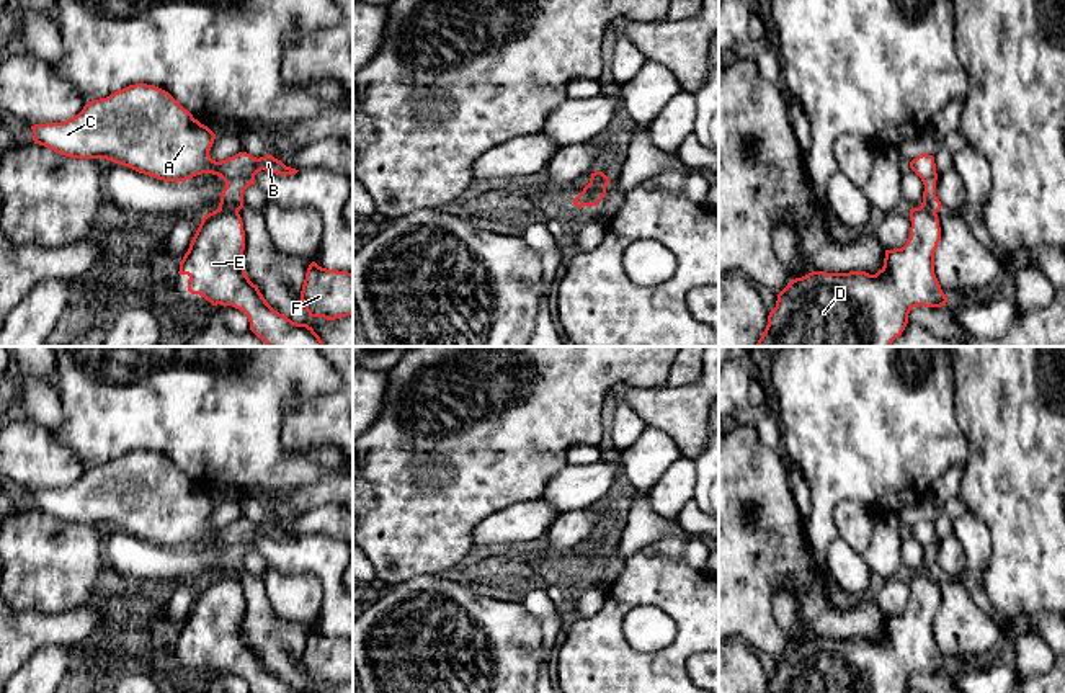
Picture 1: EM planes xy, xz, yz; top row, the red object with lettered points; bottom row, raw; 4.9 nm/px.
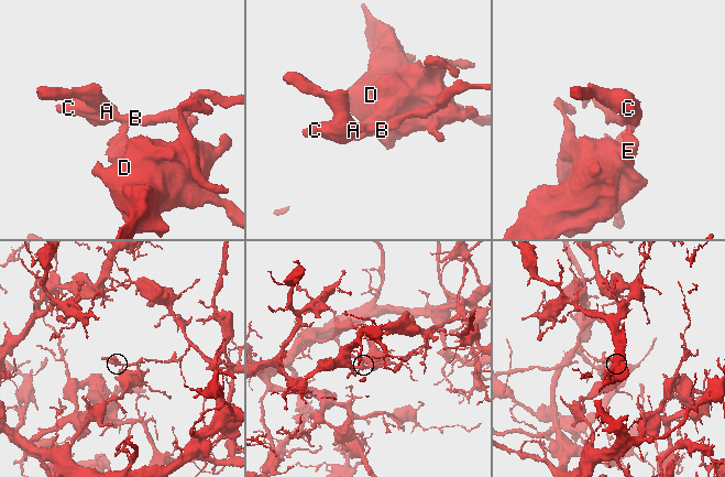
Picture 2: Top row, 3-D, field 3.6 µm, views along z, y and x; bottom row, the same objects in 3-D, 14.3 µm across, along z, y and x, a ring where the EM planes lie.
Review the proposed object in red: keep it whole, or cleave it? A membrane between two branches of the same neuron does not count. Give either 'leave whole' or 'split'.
split

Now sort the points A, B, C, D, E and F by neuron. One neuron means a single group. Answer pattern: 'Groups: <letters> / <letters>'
Groups: A B C / D E F

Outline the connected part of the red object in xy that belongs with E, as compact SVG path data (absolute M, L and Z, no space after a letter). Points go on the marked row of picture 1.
M216 209L201 224L180 262L188 275L188 291L212 306L242 311L250 330L268 346L325 346L307 324L297 324L274 311L242 265L245 230L238 211Z

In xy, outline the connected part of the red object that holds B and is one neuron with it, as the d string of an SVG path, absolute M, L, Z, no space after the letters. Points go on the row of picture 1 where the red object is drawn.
M147 83L129 85L106 98L88 101L77 116L67 121L34 124L31 129L34 144L49 147L60 155L106 159L163 181L186 181L203 173L217 175L225 181L219 203L224 211L243 208L243 193L250 185L255 185L258 172L266 170L276 175L299 172L270 154L256 159L238 152L221 162L212 160L209 150L216 134L194 119L168 92Z

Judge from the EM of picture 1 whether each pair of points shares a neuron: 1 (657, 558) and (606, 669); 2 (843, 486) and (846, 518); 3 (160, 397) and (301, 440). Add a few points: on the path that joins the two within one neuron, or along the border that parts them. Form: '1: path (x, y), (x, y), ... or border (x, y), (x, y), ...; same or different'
1: path (636, 585), (610, 616), (606, 641); same
2: border (876, 512), (860, 500), (840, 500), (830, 517); different
3: border (303, 402), (283, 424), (283, 448), (289, 455); different

